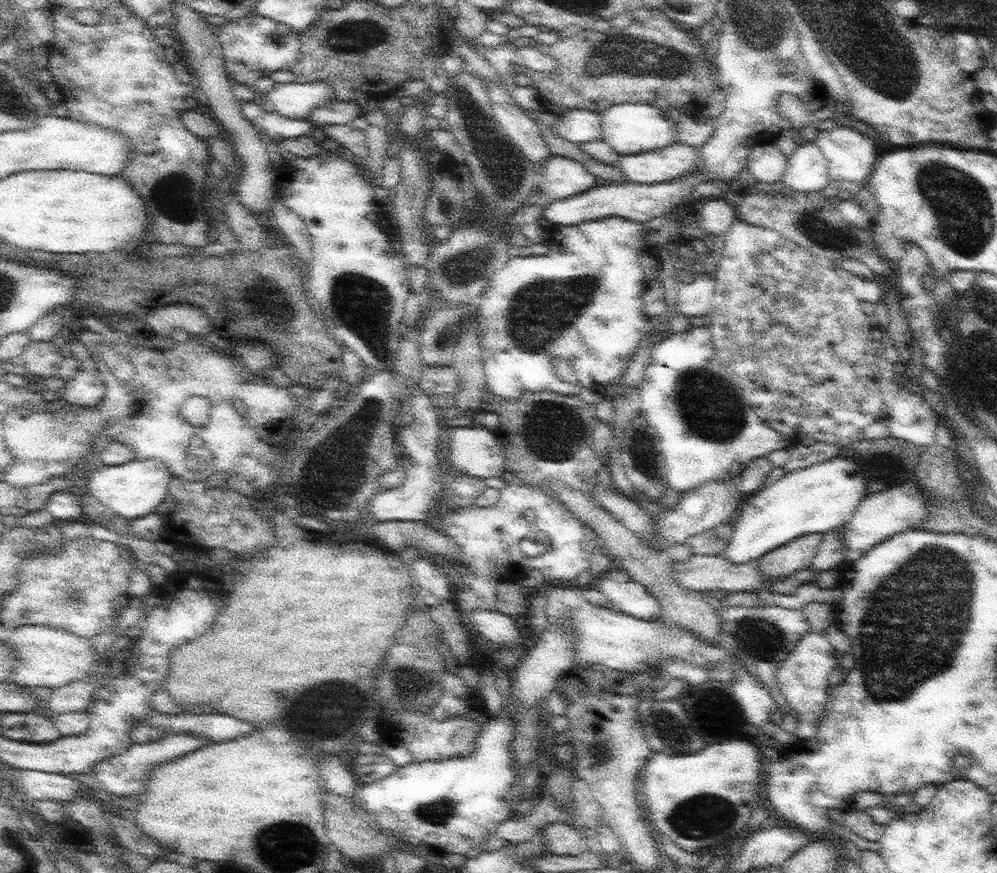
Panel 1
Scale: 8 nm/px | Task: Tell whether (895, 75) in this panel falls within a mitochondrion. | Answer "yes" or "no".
yes

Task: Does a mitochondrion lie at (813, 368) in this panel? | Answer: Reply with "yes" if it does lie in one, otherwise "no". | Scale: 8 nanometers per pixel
yes

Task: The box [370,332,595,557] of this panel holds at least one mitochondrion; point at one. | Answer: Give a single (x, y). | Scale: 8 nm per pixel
(555, 432)

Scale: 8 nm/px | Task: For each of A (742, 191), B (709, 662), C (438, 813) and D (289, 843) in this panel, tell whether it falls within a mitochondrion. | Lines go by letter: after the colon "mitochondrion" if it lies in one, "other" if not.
A: other
B: mitochondrion
C: mitochondrion
D: mitochondrion

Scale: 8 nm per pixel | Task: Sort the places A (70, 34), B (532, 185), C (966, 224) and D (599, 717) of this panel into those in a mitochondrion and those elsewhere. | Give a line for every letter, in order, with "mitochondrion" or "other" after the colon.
A: other
B: other
C: mitochondrion
D: other

